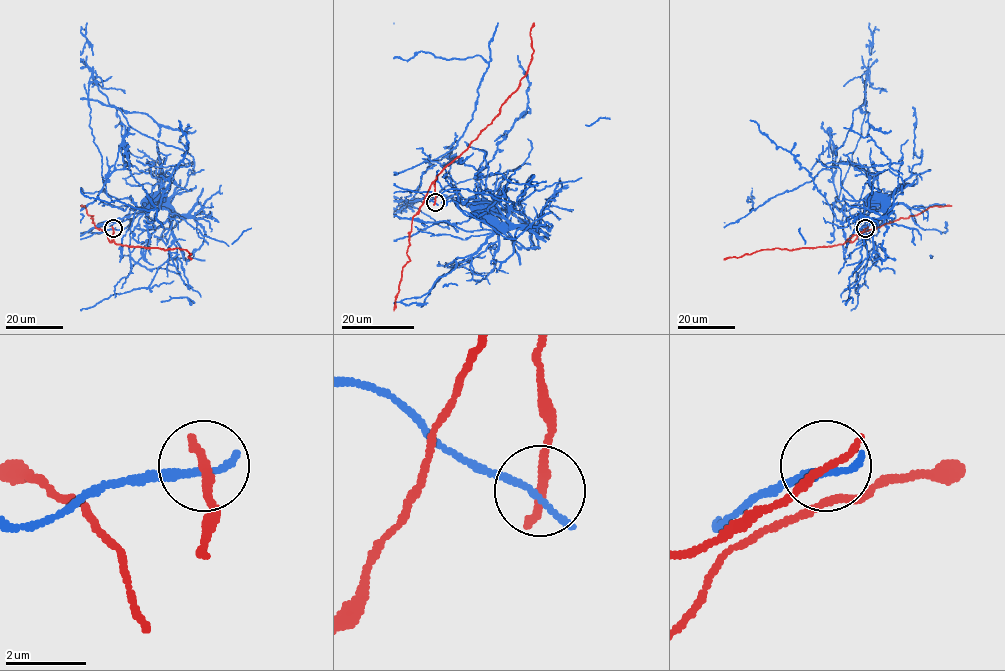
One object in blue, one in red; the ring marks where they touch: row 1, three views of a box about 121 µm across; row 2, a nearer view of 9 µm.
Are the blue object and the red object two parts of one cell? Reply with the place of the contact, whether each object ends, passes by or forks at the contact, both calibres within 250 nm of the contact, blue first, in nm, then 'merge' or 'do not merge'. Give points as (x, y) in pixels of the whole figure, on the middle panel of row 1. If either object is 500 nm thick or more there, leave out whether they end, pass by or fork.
at (435, 202); blue ends there; red ends there; 240 nm thick on the blue side, 280 nm on the other; do not merge

